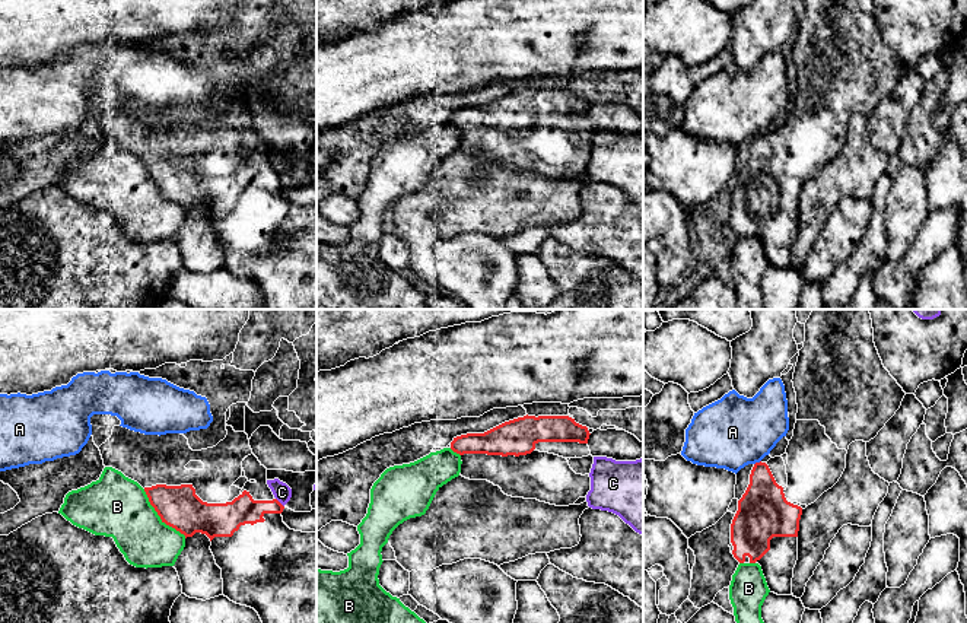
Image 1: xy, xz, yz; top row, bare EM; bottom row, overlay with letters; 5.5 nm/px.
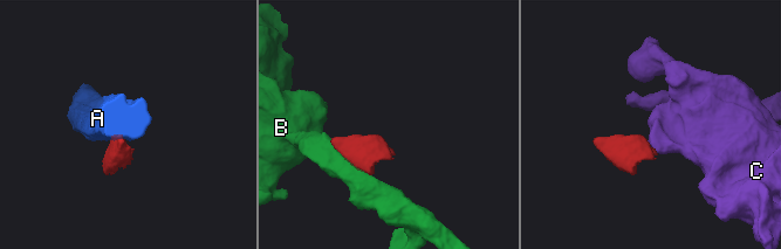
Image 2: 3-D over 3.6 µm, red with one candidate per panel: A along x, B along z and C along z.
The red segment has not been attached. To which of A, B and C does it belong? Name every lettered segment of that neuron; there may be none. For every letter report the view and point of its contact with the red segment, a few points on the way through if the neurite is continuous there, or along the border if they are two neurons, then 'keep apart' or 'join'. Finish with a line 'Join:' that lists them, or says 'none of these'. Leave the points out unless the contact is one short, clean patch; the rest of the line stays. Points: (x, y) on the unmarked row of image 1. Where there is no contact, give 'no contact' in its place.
A: meets red in yz at (757, 136); border along yz (760, 133), (754, 137); keep apart
B: meets red in xy at (159, 188); keep apart
C: meets red in xy at (279, 175); border along xy (276, 171), (283, 180); keep apart
Join: none of these

